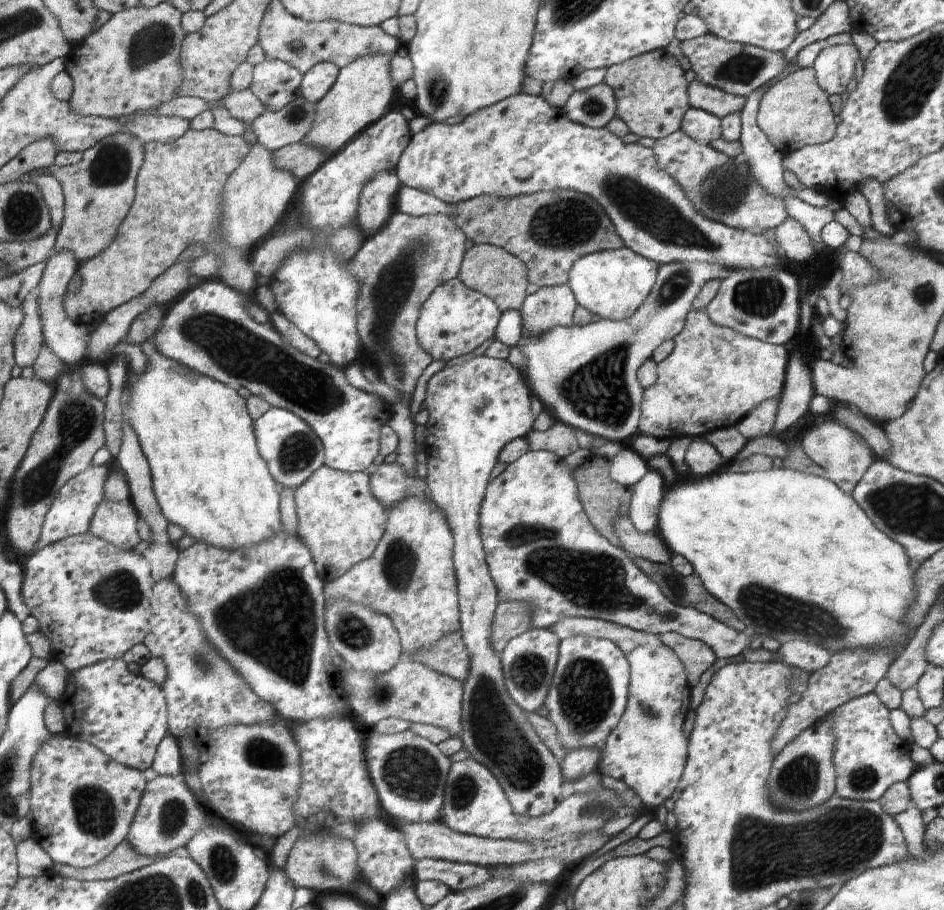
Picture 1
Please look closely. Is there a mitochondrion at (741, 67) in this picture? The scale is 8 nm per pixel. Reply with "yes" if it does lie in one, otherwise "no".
yes

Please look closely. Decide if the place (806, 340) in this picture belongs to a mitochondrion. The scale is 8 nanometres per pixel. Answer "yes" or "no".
no

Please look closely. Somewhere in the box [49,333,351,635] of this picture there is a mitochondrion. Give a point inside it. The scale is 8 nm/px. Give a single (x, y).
(120, 590)

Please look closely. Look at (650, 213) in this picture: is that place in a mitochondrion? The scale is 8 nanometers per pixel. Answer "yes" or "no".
yes

